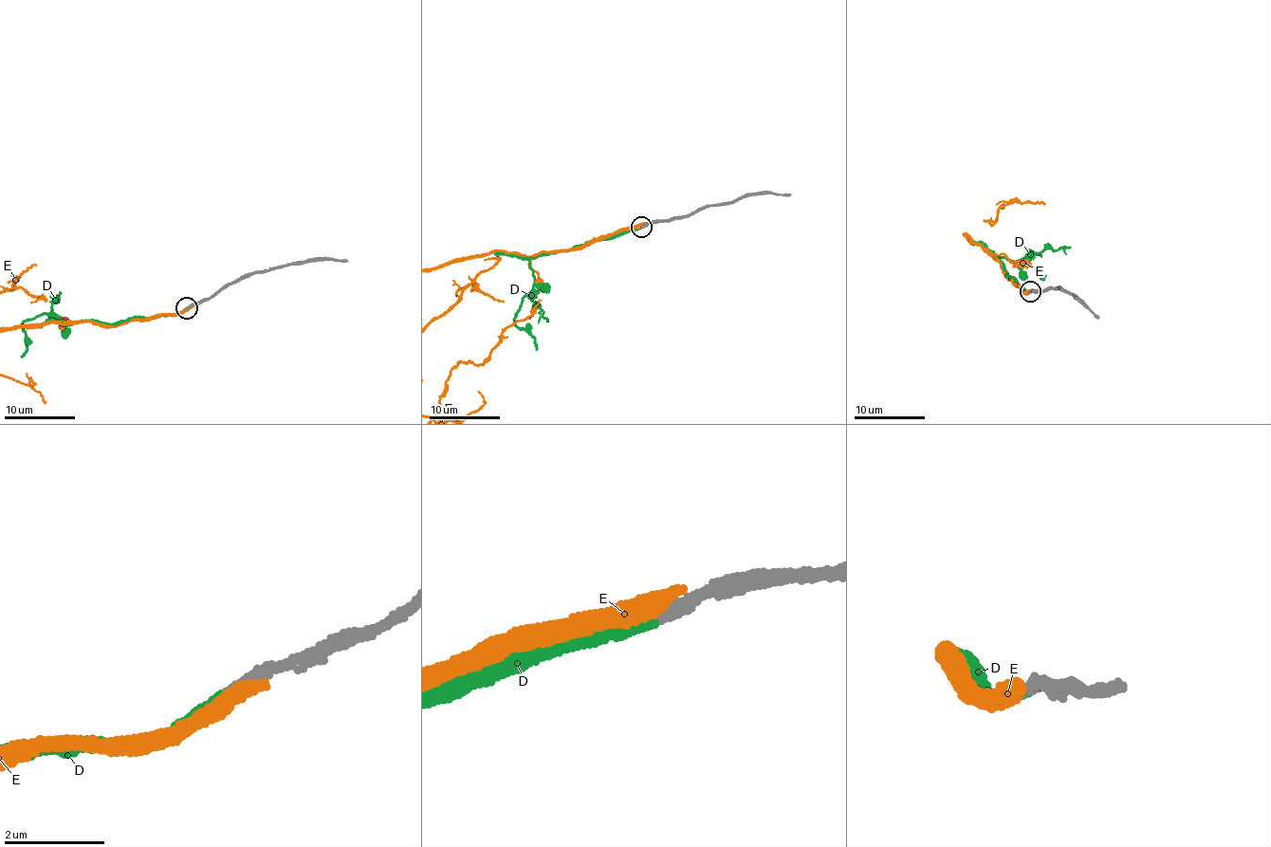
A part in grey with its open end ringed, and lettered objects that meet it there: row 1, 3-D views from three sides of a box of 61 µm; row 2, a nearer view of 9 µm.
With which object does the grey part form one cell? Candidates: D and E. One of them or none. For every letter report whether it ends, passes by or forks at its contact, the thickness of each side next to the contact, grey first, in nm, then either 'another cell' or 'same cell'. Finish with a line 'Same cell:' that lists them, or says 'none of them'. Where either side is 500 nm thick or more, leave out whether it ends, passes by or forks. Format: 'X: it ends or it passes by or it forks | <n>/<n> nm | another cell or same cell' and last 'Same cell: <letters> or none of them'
D: it ends | 240/240 nm | same cell
E: it ends | 260/400 nm | another cell
Same cell: D

